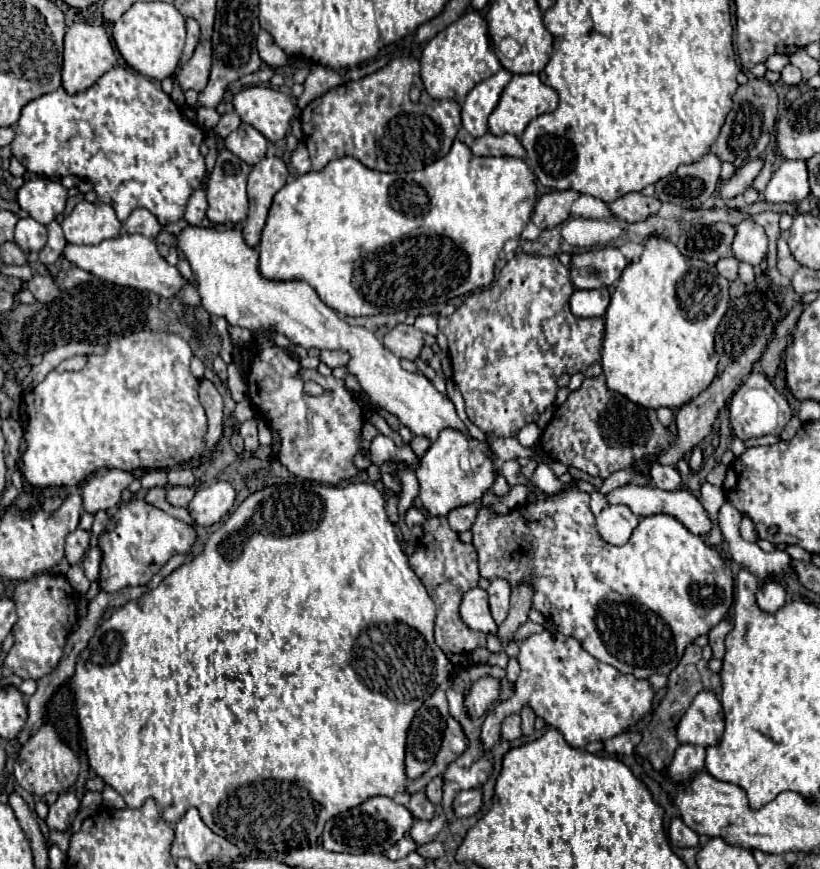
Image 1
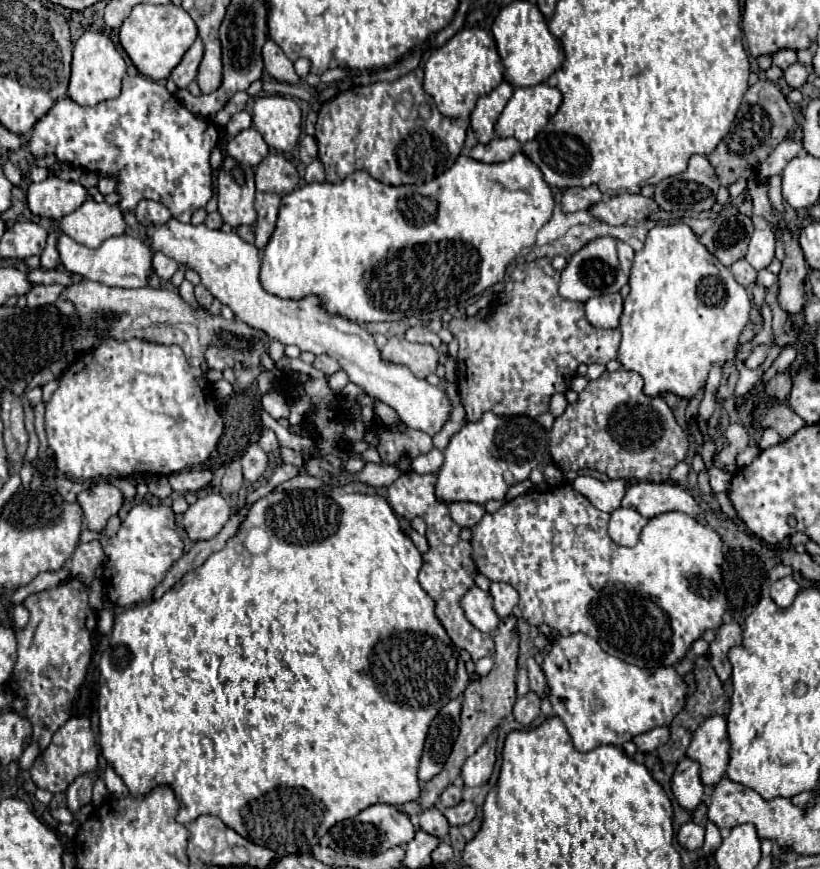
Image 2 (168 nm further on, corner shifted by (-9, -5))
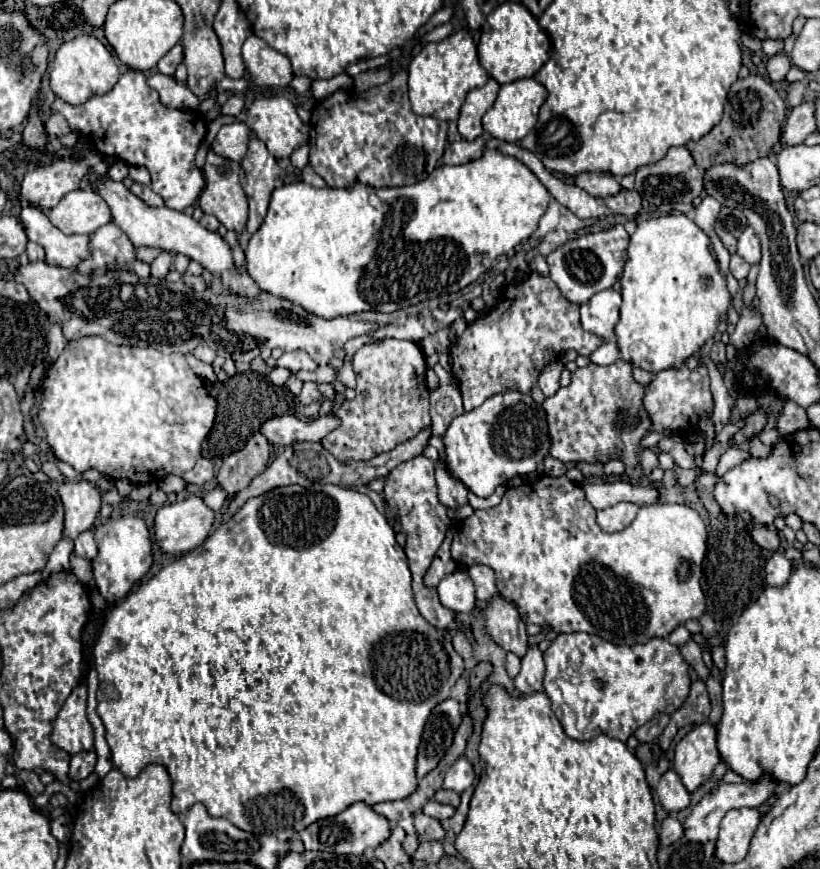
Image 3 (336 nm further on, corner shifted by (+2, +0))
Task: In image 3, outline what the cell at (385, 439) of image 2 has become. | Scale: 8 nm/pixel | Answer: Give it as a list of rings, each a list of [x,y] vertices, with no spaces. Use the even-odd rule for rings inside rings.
[[[383,340],[381,344],[365,344],[353,356],[353,370],[357,374],[357,396],[333,412],[341,424],[321,440],[339,462],[371,460],[393,450],[403,440],[415,438],[419,430],[431,424],[429,390],[425,386],[427,366],[415,342]]]

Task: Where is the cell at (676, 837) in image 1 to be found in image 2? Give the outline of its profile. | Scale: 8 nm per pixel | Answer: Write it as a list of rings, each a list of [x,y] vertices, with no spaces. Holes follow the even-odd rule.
[[[688,821],[678,831],[678,843],[688,851],[700,851],[704,845],[704,827],[696,825],[694,821]]]

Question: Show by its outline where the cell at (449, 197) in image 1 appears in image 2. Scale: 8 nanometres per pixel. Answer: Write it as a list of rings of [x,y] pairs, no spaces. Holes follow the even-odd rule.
[[[516,153],[510,161],[494,163],[494,165],[460,155],[458,161],[448,171],[444,171],[442,175],[438,175],[436,179],[432,179],[430,183],[424,183],[424,185],[398,185],[398,187],[384,185],[384,183],[376,181],[374,177],[370,177],[366,171],[354,171],[340,183],[328,183],[328,181],[308,183],[304,187],[294,189],[286,197],[282,197],[276,231],[272,233],[272,237],[264,249],[260,281],[268,293],[274,293],[278,297],[306,297],[306,293],[318,293],[318,297],[326,297],[326,309],[330,309],[330,313],[338,313],[350,321],[358,321],[358,323],[400,321],[404,317],[414,317],[414,315],[422,315],[422,313],[432,313],[436,309],[454,307],[460,301],[468,301],[468,299],[480,295],[482,291],[486,291],[488,287],[500,283],[504,279],[506,265],[514,257],[518,257],[522,249],[532,247],[536,243],[536,233],[544,223],[550,221],[552,211],[554,211],[552,191],[550,191],[548,183],[544,181],[538,165],[534,165],[524,153]],[[444,241],[454,241],[454,247],[458,247],[458,249],[434,249],[438,243],[444,243]]]

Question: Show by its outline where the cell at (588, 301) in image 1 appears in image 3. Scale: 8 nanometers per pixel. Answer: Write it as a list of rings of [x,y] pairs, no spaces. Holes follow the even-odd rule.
[[[603,290],[595,294],[587,304],[581,304],[581,326],[603,338],[613,338],[613,328],[619,322],[621,294],[615,290]]]

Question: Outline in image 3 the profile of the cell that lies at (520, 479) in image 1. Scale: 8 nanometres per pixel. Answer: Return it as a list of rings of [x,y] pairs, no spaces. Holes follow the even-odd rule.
[[[499,486],[489,498],[479,498],[479,496],[475,496],[475,494],[469,494],[469,504],[471,504],[475,510],[481,510],[481,508],[493,508],[495,504],[499,504],[503,492],[505,492],[505,486]]]

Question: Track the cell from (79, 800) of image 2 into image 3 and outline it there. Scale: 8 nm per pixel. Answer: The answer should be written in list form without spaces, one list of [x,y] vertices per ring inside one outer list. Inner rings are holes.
[[[85,750],[85,752],[79,752],[79,754],[71,756],[69,776],[71,776],[73,780],[85,780],[85,778],[93,772],[95,760],[97,760],[95,750]]]

